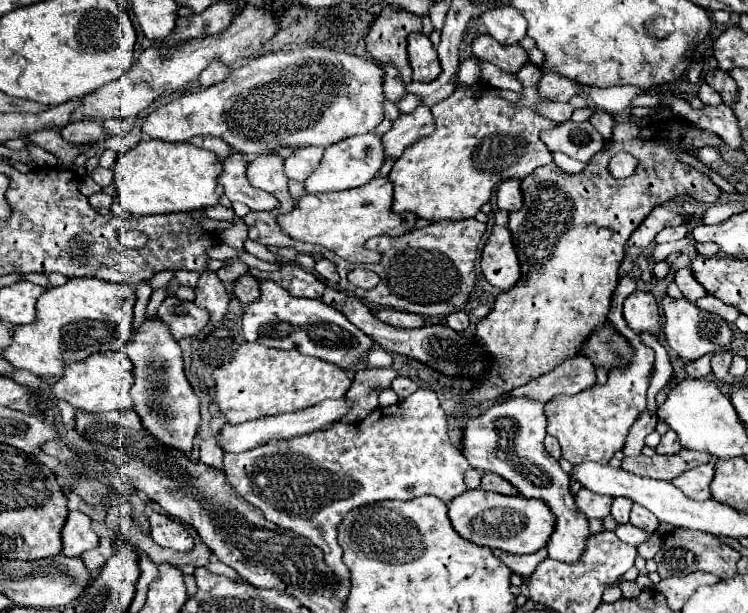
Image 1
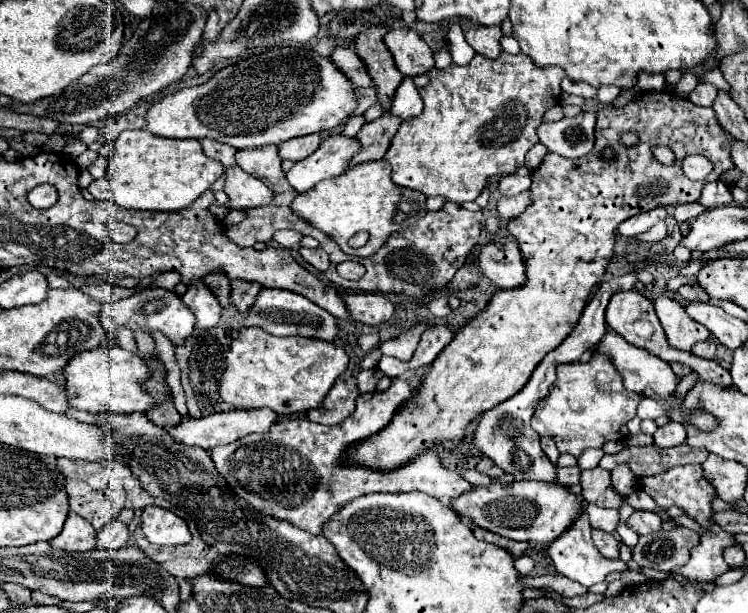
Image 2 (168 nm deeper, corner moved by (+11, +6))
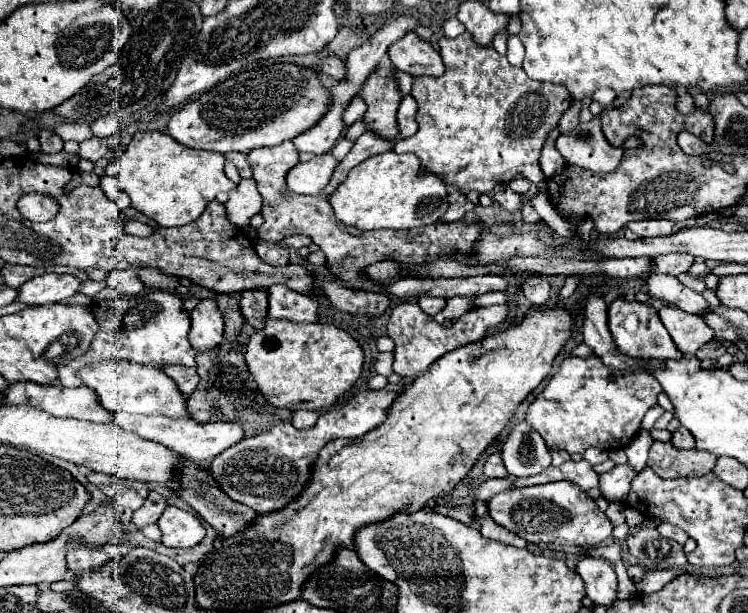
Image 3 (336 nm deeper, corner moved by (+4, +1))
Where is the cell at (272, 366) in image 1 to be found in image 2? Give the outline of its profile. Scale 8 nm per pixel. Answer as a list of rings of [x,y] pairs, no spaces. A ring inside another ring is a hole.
[[[241,329],[227,353],[227,367],[219,377],[219,397],[237,409],[269,407],[281,415],[293,415],[317,407],[333,387],[335,379],[347,369],[349,357],[339,345],[325,341],[309,341],[305,337],[269,337],[261,329]]]

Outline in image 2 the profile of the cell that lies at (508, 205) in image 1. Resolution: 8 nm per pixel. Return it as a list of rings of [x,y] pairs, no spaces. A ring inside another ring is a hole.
[[[521,165],[517,169],[517,173],[511,173],[511,175],[505,175],[499,179],[499,193],[503,197],[515,197],[521,191],[527,191],[529,185],[531,185],[531,171],[529,171],[529,167]]]

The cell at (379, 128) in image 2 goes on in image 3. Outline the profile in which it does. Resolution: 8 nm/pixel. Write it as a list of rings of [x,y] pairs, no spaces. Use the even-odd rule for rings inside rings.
[[[364,132],[364,134],[354,142],[354,146],[352,146],[352,150],[346,154],[346,158],[336,166],[336,170],[334,170],[328,186],[324,188],[326,196],[330,196],[330,194],[336,190],[336,186],[348,176],[348,172],[350,172],[358,162],[364,162],[366,158],[370,158],[370,156],[374,156],[374,154],[388,152],[388,150],[392,150],[392,146],[394,146],[392,142],[384,142],[382,138],[376,138],[376,134]]]

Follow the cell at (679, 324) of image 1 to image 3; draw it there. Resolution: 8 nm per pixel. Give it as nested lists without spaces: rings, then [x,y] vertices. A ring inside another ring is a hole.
[[[662,306],[658,316],[672,336],[676,348],[686,356],[692,356],[700,346],[714,338],[714,330],[700,316],[688,314],[678,306]]]

